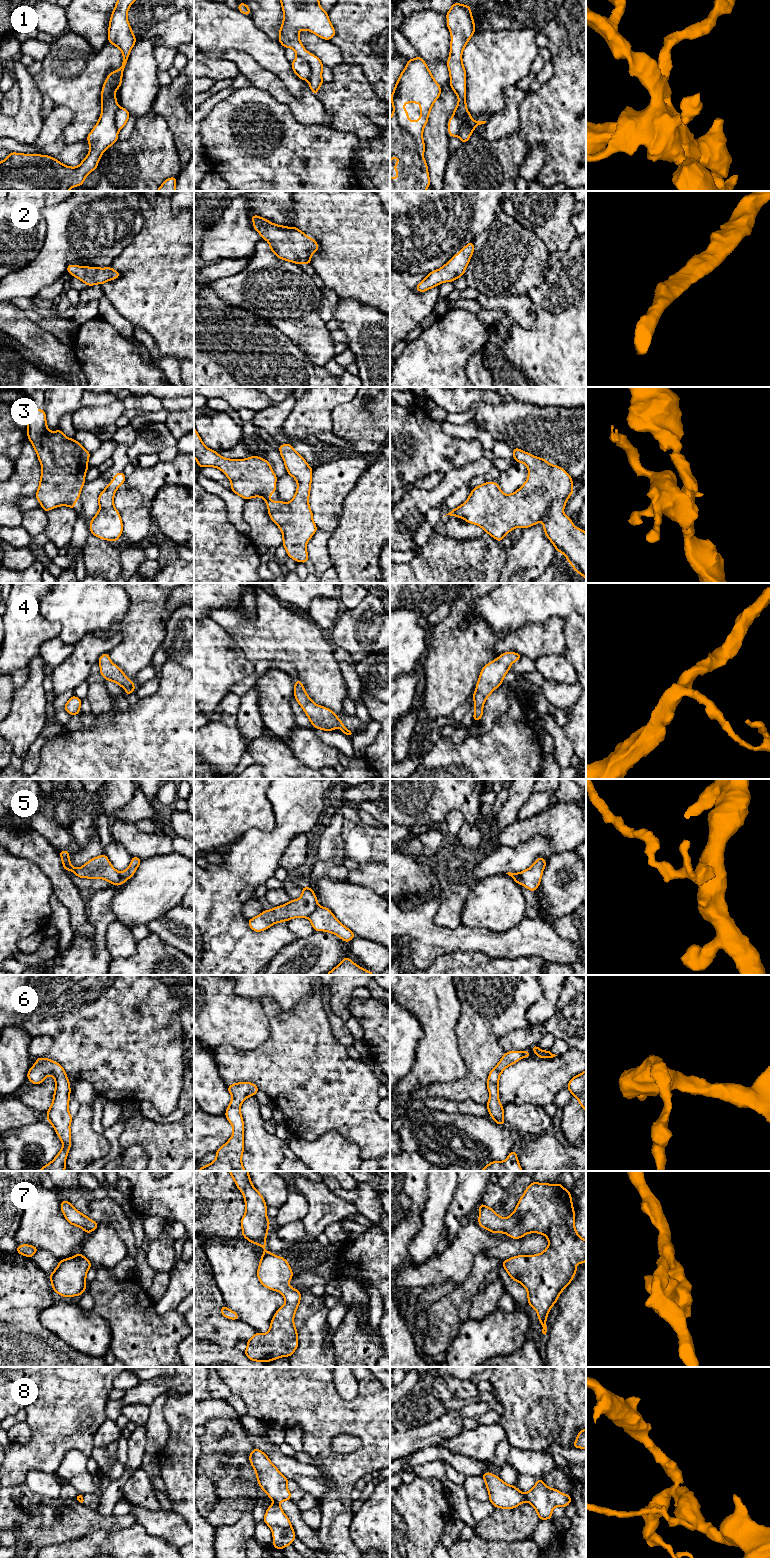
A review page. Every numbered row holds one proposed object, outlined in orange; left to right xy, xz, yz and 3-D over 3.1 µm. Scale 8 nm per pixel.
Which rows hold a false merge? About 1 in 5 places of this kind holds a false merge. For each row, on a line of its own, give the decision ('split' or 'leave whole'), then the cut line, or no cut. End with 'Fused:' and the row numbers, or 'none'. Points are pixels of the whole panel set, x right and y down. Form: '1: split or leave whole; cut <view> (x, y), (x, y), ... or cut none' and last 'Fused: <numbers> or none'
1: split; cut xz (297, 56), (300, 56), (309, 64), (310, 77), (308, 80)
2: leave whole; cut none
3: leave whole; cut none
4: leave whole; cut none
5: split; cut xz (318, 905), (308, 917)
6: leave whole; cut none
7: leave whole; cut none
8: split; cut yz (524, 1494), (527, 1500)
Fused: 1, 5, 8

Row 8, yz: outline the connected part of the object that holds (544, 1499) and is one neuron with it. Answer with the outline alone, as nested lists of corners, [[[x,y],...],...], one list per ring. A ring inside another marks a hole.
[[[537,1479],[535,1486],[525,1493],[527,1501],[534,1507],[540,1520],[552,1519],[552,1510],[557,1506],[567,1507],[571,1496],[549,1488],[543,1479]]]

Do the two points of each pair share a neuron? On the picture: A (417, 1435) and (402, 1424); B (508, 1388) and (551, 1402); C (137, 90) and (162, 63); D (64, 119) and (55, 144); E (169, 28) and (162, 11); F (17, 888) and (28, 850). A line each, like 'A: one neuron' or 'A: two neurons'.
A: two neurons
B: one neuron
C: two neurons
D: one neuron
E: two neurons
F: two neurons

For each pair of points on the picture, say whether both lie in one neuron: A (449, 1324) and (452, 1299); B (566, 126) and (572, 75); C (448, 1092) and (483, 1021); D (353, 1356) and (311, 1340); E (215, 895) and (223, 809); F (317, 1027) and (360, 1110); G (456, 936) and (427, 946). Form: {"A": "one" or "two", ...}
{"A": "one", "B": "one", "C": "one", "D": "two", "E": "two", "F": "one", "G": "one"}

